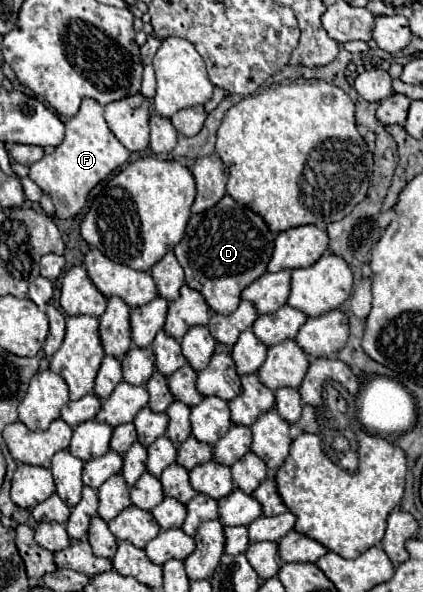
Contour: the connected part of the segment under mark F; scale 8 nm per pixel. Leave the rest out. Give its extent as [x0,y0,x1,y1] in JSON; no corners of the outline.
[29,98,131,220]

